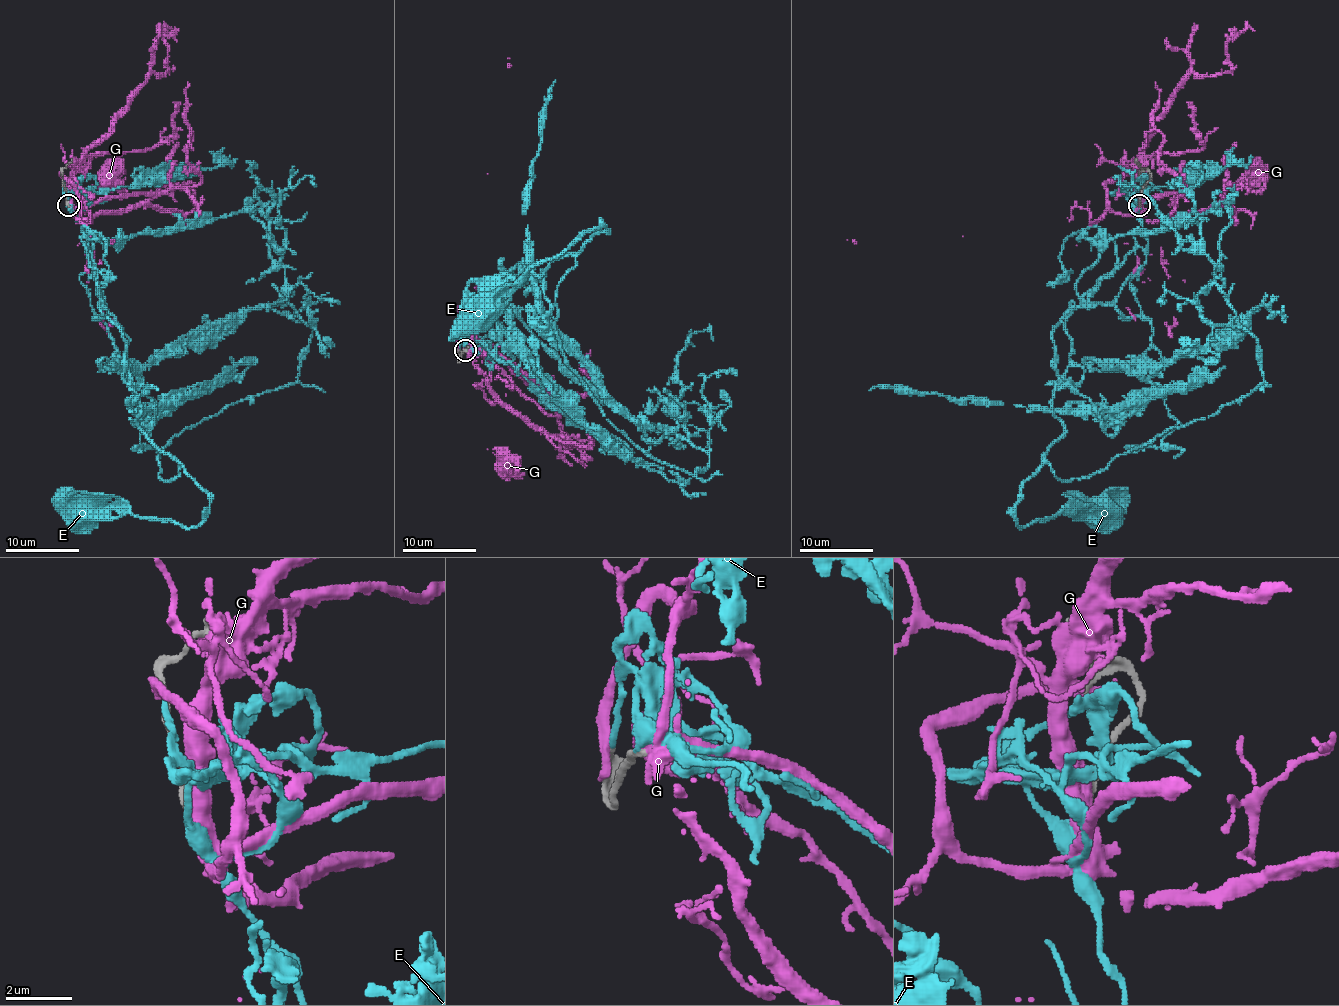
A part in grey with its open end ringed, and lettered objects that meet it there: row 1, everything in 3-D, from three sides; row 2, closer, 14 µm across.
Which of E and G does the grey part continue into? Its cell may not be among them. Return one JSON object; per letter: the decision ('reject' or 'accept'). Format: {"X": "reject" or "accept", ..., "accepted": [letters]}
{"E": "accept", "G": "reject", "accepted": ["E"]}

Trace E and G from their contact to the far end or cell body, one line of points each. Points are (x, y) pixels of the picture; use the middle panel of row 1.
E: (465, 350), (489, 359), (493, 300), (513, 276), (606, 227), (478, 315)
G: (465, 351), (472, 346), (472, 318), (487, 300), (482, 296), (478, 285), (482, 280), (487, 173), (509, 58)

